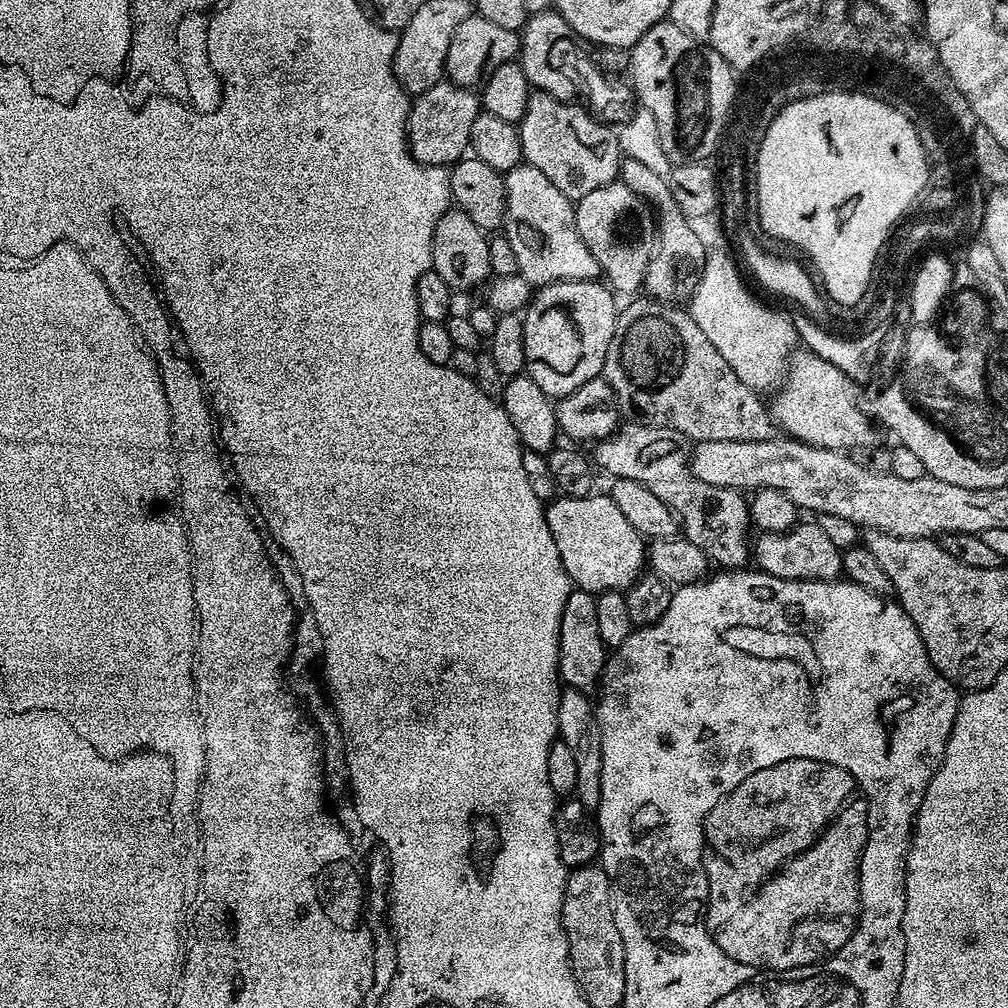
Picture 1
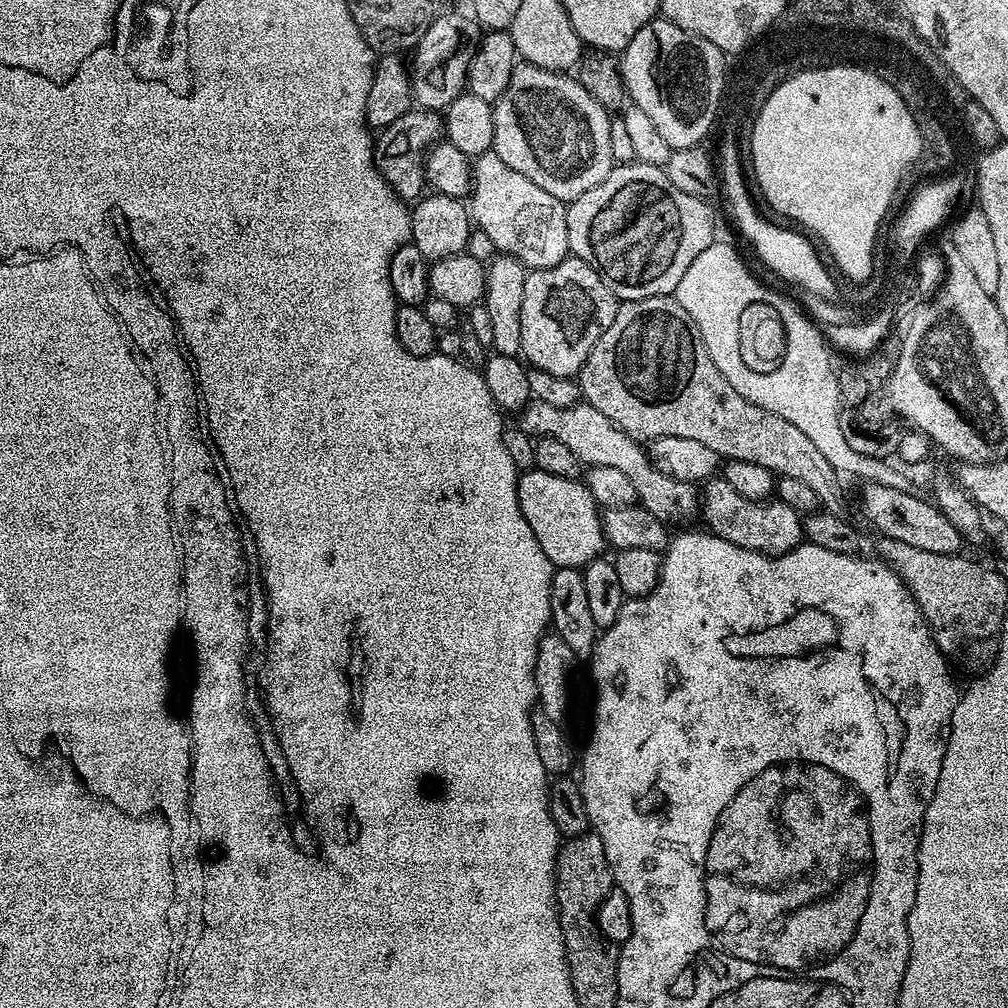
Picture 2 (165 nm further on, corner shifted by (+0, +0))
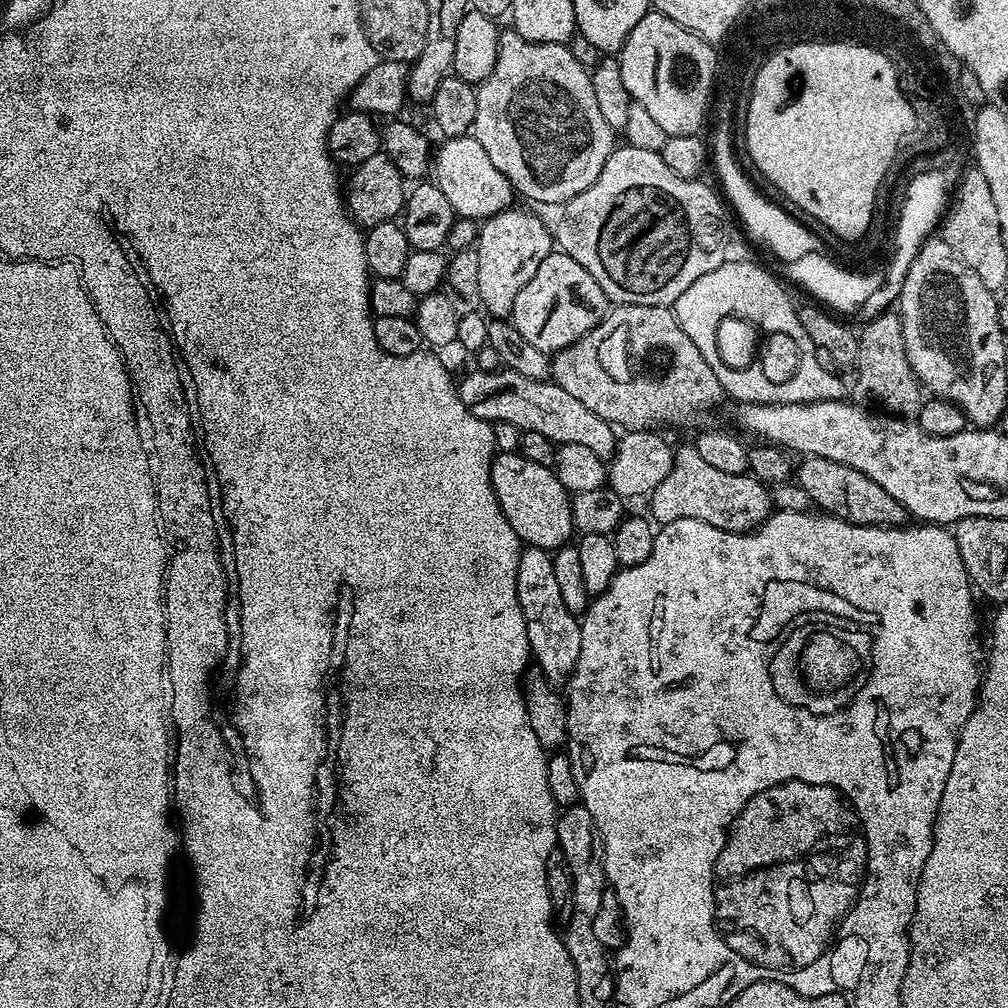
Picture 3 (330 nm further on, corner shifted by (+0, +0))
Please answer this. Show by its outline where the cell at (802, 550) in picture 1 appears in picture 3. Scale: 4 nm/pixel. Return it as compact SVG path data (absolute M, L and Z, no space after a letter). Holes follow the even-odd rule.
M694 446L675 449L670 474L666 474L666 478L662 478L660 485L652 491L651 500L650 516L657 525L694 518L698 522L706 522L706 526L718 526L718 530L727 532L752 532L774 511L769 485L755 480L750 474L726 474L715 466L709 466Z

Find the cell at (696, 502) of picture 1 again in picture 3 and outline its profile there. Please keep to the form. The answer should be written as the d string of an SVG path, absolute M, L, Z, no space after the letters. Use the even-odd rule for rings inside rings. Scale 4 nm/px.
M506 367L491 370L468 370L459 377L458 391L466 410L489 422L510 422L521 432L537 432L550 438L553 444L578 444L594 450L594 454L608 458L616 450L617 433L594 410L589 410L566 394L562 386L551 379L526 378ZM613 432L613 433L612 433Z

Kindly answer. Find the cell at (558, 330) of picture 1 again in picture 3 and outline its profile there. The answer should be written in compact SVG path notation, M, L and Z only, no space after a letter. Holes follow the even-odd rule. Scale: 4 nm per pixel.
M554 250L538 266L534 278L518 290L510 322L538 350L555 354L570 346L578 338L585 336L589 330L599 324L606 315L610 301L602 286L574 258L565 252Z

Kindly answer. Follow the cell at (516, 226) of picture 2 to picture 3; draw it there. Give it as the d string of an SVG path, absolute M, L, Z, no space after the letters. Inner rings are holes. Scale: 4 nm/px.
M454 136L445 139L443 143L434 152L434 182L440 187L442 194L446 194L457 217L483 222L513 203L512 183L508 181L506 174L502 174L490 162L490 154L482 150L475 136Z

